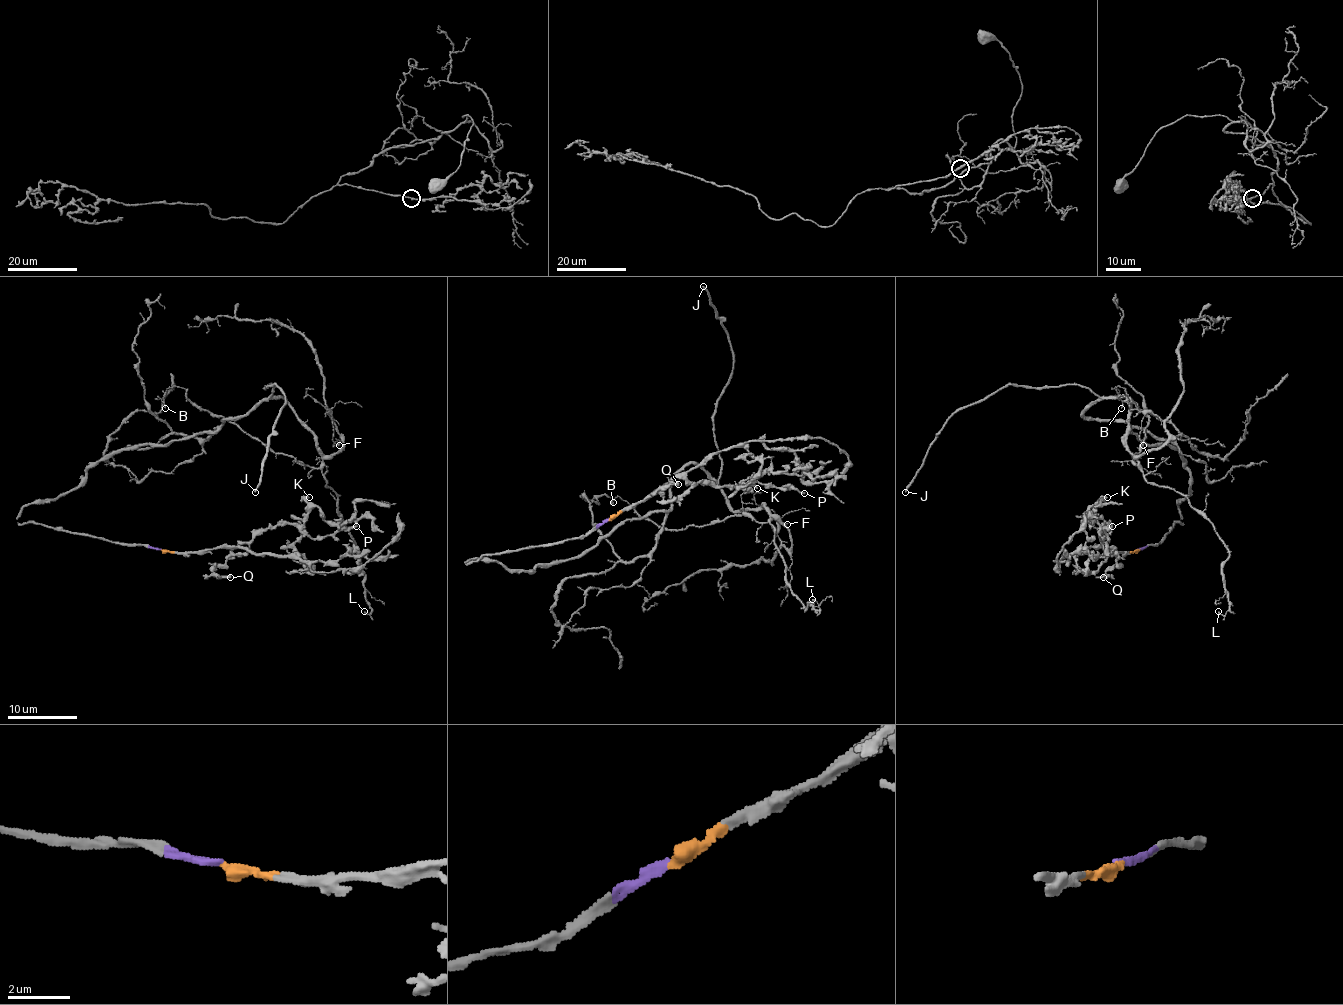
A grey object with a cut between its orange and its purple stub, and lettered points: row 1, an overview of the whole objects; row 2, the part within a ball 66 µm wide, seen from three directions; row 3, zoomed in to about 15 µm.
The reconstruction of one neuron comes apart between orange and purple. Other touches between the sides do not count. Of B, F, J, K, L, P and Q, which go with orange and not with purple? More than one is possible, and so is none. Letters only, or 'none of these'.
K, P, Q

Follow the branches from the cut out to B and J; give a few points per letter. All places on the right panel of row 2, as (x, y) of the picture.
B: (1139, 550), (1183, 524), (1190, 473), (1083, 415), (1127, 398), (1141, 468), (1149, 422), (1116, 387), (1121, 408)
J: (1139, 550), (1183, 524), (1190, 475), (1123, 421), (1088, 421), (1086, 387), (1008, 384), (961, 407), (905, 492)

